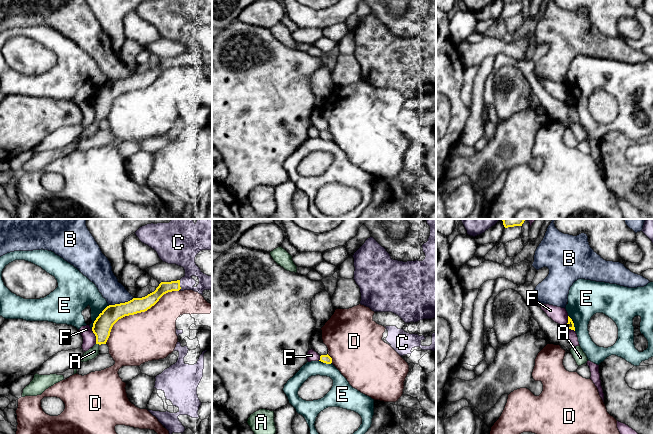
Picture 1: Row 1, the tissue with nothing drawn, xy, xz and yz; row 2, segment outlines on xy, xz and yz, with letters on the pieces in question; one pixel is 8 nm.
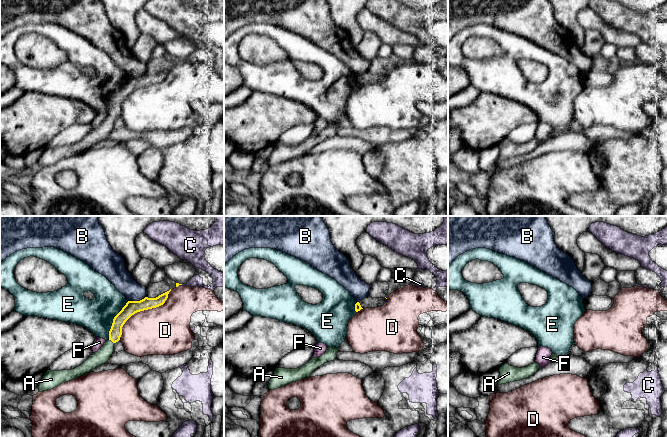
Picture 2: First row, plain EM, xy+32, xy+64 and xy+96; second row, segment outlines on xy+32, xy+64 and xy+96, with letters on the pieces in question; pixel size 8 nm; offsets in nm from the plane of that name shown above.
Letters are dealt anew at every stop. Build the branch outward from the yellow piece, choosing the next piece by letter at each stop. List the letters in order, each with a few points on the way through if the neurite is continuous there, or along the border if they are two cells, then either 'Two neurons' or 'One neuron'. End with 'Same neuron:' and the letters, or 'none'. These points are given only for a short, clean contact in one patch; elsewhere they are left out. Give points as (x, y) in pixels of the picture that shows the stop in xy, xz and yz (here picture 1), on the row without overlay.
A: Path across: xy (102, 102), (102, 112), (98, 119), (94, 127). One neuron
B: Boundary: xy (133, 73), (127, 77), (109, 81). Two neurons
C: Two neurons
D: Two neurons
E: Boundary: xy (109, 81), (99, 90), (91, 104). Two neurons
F: Two neurons
Same neuron: A

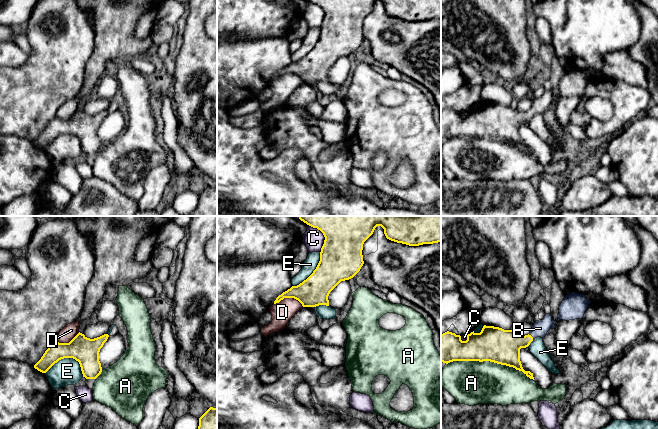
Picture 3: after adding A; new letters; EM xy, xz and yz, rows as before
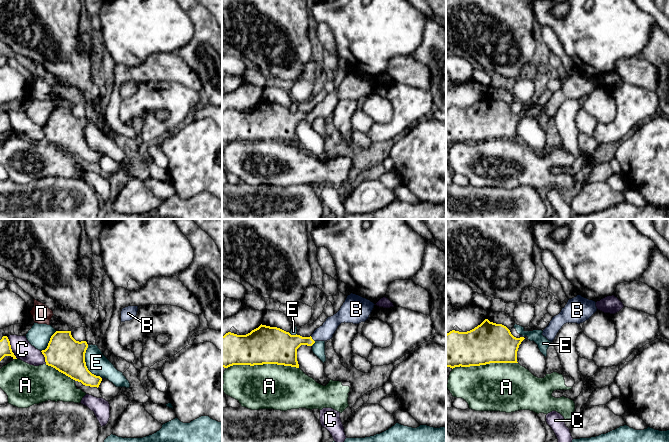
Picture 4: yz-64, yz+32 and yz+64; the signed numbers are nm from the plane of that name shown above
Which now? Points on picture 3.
A: Two neurons
B: Path across: yz (502, 122), (531, 112), (540, 104). One neuron
C: Two neurons
D: Two neurons
E: Two neurons
Same neuron: B

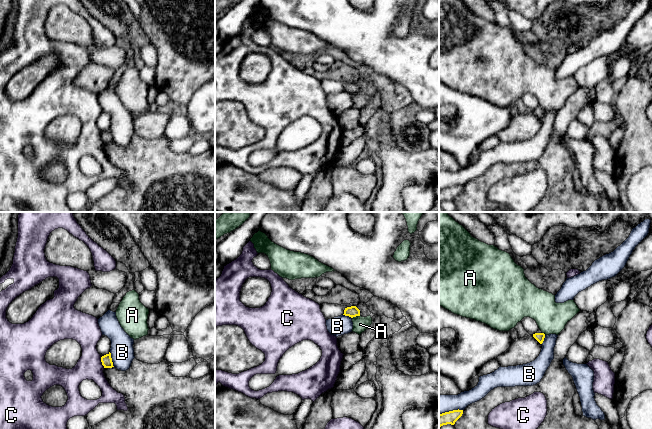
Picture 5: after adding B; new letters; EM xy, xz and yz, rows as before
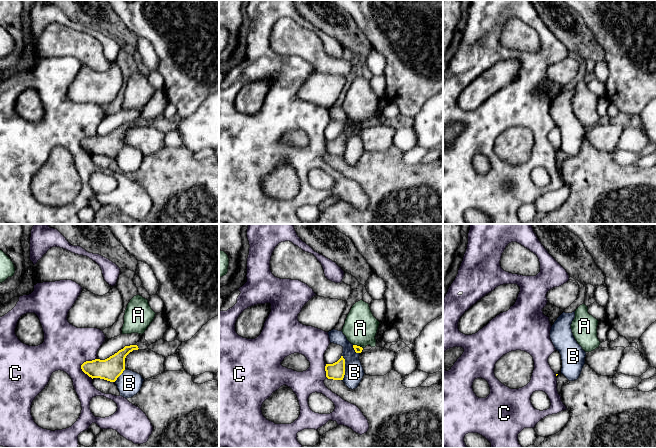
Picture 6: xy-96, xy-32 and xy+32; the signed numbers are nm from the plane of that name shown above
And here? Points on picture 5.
A: Boundary: xz (359, 91), (352, 94). Two neurons
B: Two neurons
C: Boundary: xy (100, 133), (101, 140), (104, 143). Two neurons
Same neuron: none

